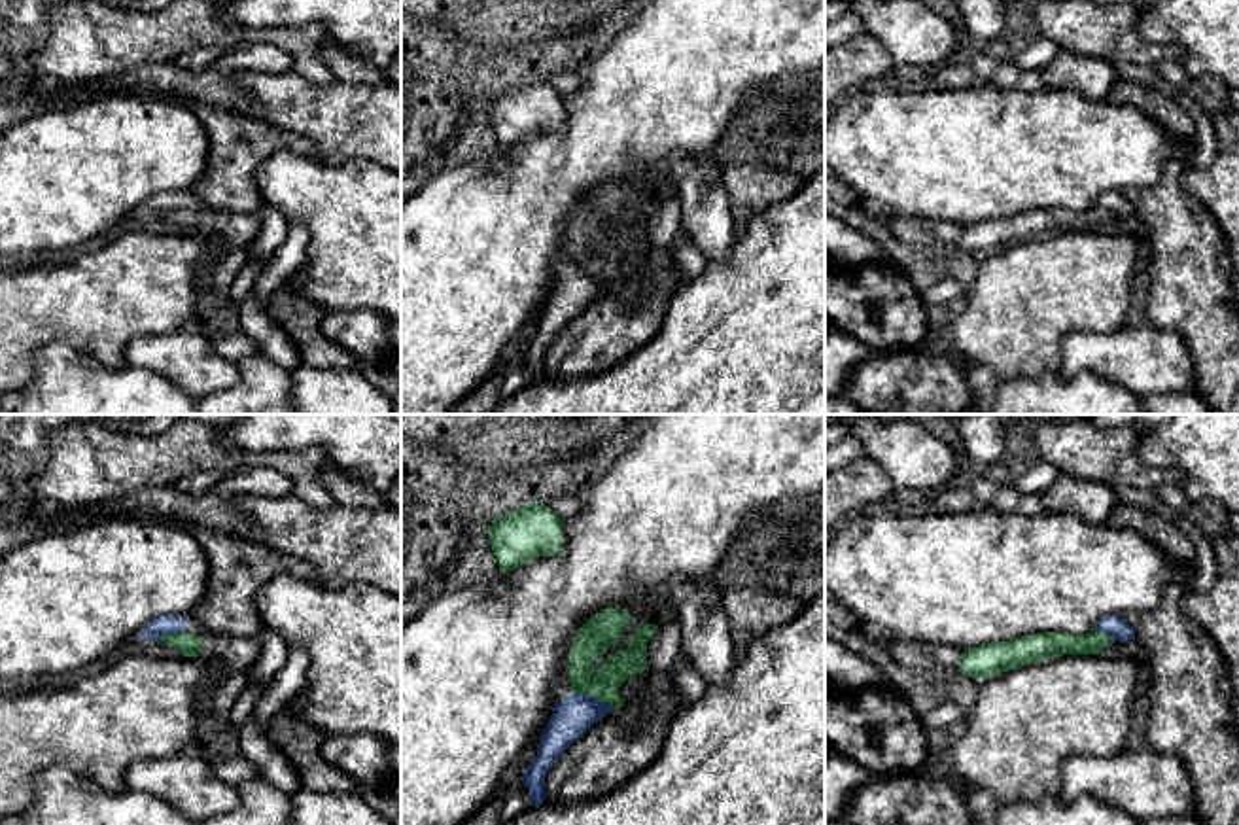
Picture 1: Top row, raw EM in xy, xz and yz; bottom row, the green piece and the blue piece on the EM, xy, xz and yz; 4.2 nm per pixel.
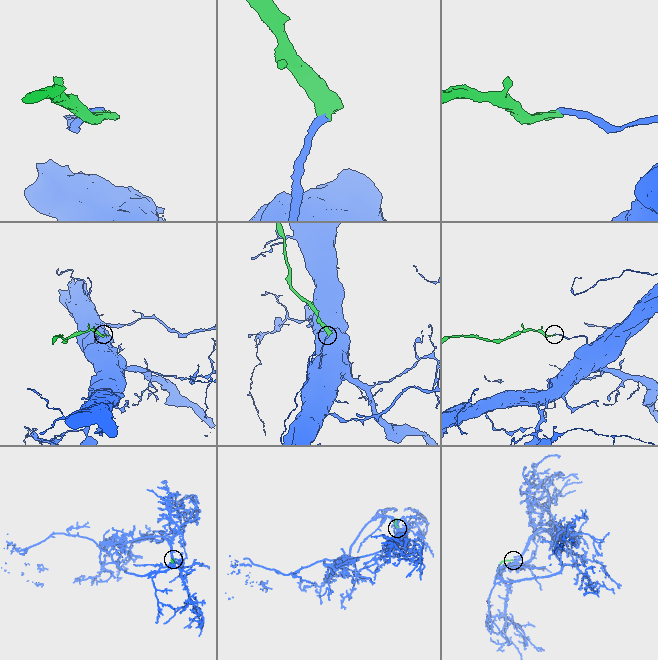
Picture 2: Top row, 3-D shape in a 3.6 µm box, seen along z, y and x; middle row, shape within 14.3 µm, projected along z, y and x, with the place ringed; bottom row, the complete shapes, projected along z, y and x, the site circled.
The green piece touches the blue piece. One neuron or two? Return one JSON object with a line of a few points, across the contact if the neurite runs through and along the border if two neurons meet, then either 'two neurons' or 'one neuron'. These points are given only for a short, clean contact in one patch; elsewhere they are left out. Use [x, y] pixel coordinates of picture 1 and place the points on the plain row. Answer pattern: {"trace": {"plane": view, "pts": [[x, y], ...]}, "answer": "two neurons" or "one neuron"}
{"trace": {"plane": "xz", "pts": [[572, 267], [606, 277], [613, 284]]}, "answer": "two neurons"}

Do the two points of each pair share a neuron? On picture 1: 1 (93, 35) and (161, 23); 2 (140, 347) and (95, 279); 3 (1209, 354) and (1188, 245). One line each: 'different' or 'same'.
1: same
2: different
3: same

